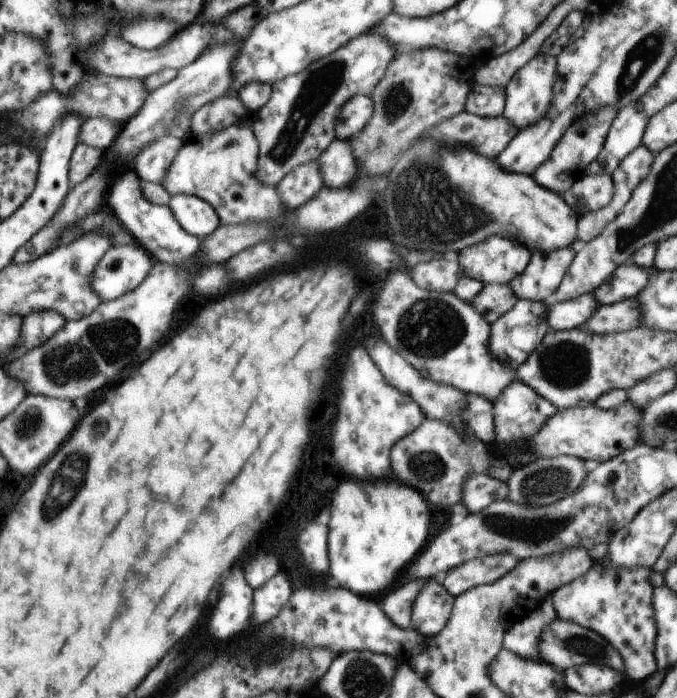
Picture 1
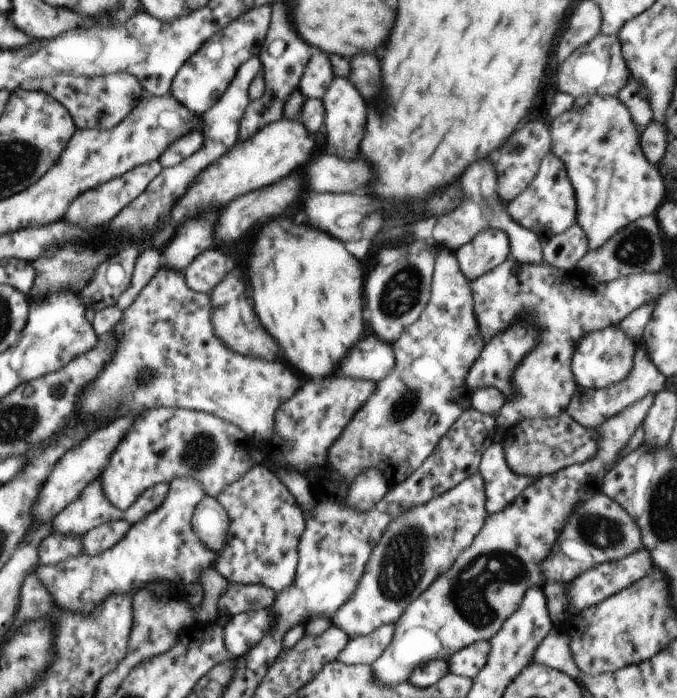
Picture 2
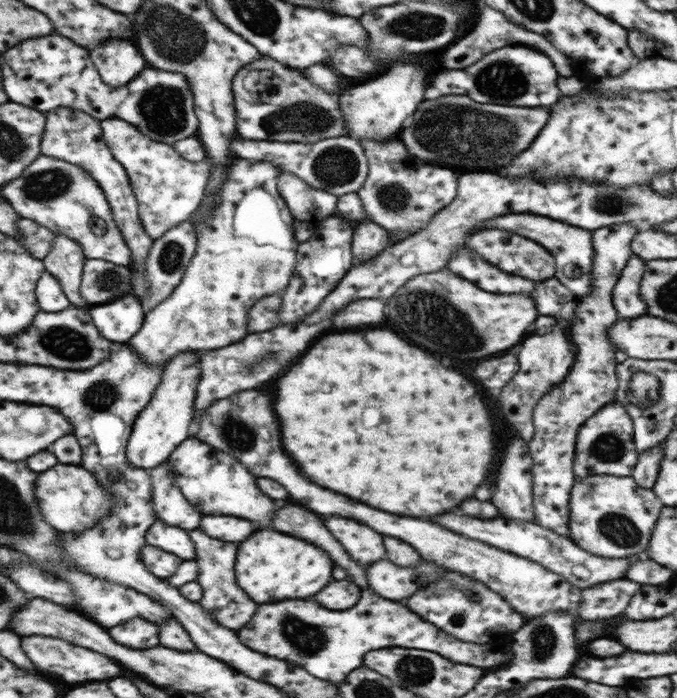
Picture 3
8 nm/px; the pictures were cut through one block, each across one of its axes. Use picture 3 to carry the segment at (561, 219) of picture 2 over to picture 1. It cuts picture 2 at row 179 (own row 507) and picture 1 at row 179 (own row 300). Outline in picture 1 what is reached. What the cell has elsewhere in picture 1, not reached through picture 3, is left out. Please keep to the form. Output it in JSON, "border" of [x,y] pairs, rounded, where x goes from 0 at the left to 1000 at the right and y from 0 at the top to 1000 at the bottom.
{"border":[[[877,248],[873,251],[863,249],[852,258],[851,264],[845,265],[845,269],[833,278],[833,287],[836,292],[851,304],[855,302],[855,309],[863,305],[882,302],[892,298],[905,282],[907,265],[903,251],[892,248]]]}

